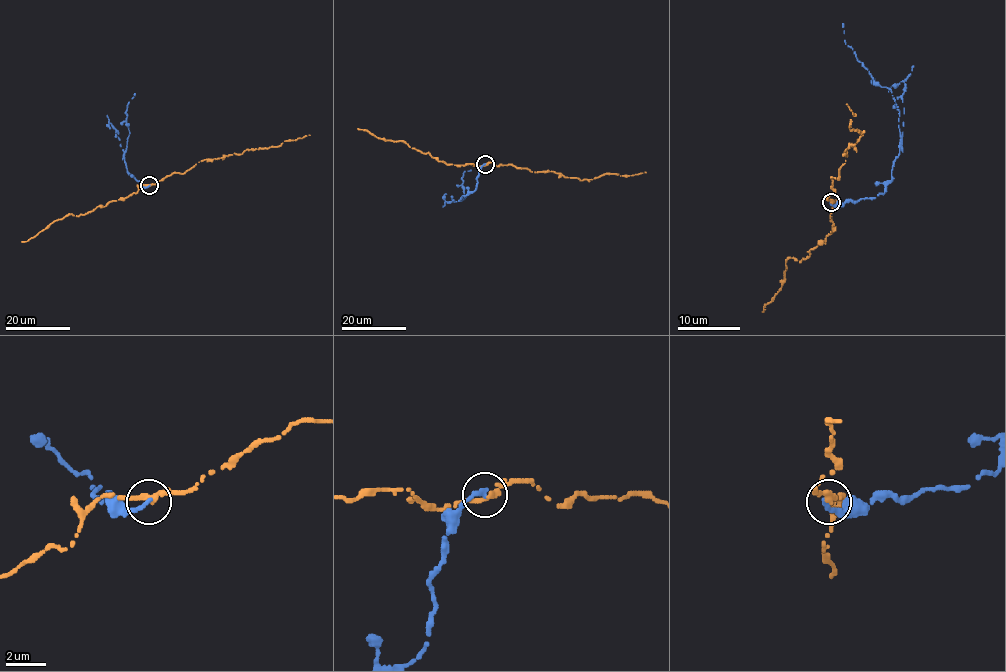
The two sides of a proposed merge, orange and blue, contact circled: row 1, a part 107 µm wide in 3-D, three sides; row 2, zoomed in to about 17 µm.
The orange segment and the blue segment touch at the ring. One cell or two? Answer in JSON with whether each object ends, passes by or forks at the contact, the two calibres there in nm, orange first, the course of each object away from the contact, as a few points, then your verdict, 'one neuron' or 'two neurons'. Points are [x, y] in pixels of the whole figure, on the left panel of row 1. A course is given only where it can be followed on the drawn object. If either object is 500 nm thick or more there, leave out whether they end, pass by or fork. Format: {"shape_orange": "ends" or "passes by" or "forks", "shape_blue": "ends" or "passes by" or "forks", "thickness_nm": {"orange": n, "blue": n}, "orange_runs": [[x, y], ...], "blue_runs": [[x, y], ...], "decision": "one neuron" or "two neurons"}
{"shape_orange": "passes by", "shape_blue": "ends", "thickness_nm": {"orange": 280, "blue": 280}, "orange_runs": [[149, 186], [173, 173], [184, 174], [205, 159], [240, 154], [246, 149], [276, 147], [284, 141], [309, 135]], "blue_runs": [[149, 186], [141, 184], [127, 171], [124, 157], [129, 133], [125, 112], [135, 93]], "decision": "two neurons"}

